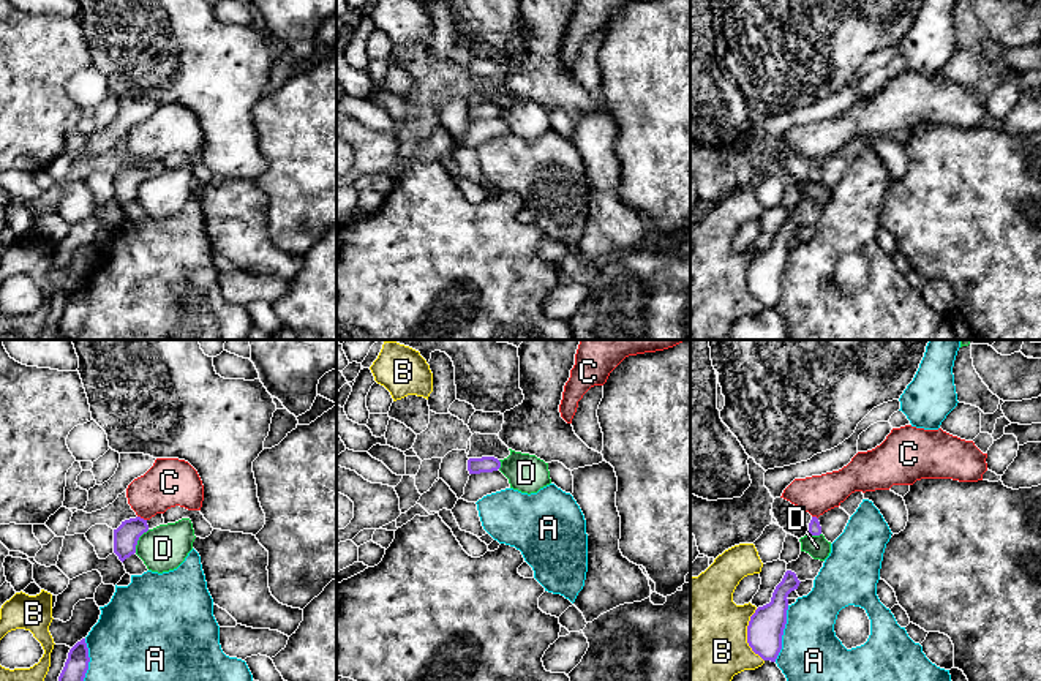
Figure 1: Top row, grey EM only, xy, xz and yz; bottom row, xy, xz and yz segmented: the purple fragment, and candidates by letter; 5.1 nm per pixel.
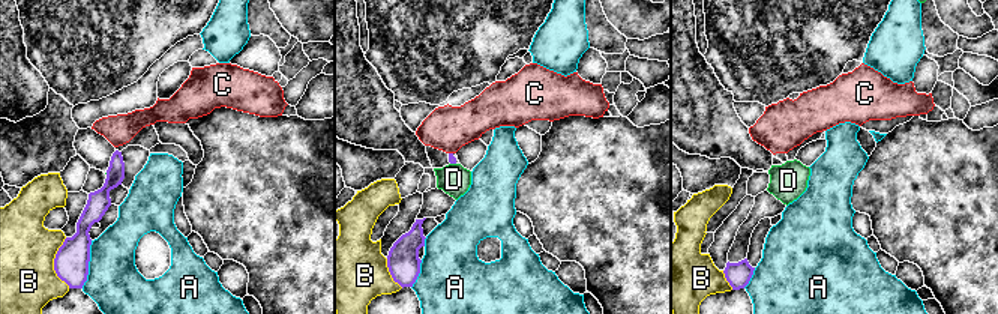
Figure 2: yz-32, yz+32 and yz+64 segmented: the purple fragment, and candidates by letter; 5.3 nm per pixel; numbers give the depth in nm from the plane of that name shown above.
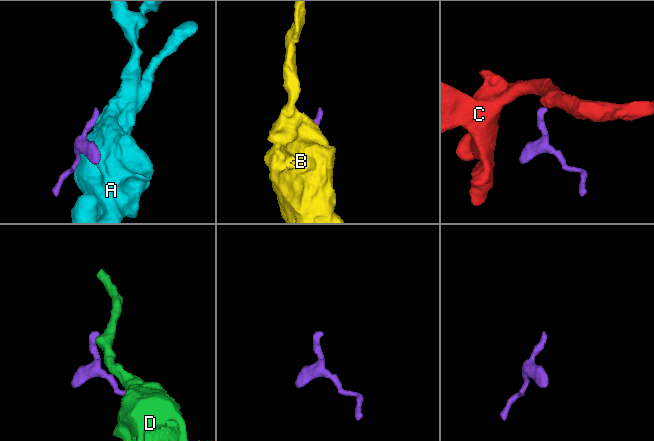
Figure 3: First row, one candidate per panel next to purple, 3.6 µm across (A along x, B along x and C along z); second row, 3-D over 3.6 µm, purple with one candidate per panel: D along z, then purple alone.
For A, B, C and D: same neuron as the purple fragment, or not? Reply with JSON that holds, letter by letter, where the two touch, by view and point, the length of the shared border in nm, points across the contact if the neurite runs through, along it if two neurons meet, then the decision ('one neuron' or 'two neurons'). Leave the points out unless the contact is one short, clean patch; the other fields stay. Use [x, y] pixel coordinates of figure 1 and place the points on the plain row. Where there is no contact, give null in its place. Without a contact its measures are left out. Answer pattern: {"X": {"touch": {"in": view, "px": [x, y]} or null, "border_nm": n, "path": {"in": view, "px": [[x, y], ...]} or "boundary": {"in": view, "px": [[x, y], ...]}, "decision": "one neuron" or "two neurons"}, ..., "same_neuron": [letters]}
{"A": {"touch": {"in": "yz", "px": [782, 280]}, "border_nm": 300, "decision": "two neurons"}, "B": {"touch": {"in": "yz", "px": [747, 282]}, "border_nm": 280, "decision": "two neurons"}, "C": {"touch": {"in": "xy", "px": [142, 165]}, "border_nm": 50, "boundary": {"in": "xy", "px": [[138, 161], [146, 166]]}, "decision": "two neurons"}, "D": {"touch": {"in": "xy", "px": [138, 185]}, "border_nm": 140, "decision": "two neurons"}, "same_neuron": []}

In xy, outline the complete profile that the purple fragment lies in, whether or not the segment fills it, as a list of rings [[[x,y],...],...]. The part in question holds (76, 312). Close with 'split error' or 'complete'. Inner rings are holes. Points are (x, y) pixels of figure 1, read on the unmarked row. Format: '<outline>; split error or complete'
[[[82,284],[70,295],[65,313],[58,322],[62,340],[76,340],[79,337],[88,316],[88,308],[88,294],[85,284]]]; complete

